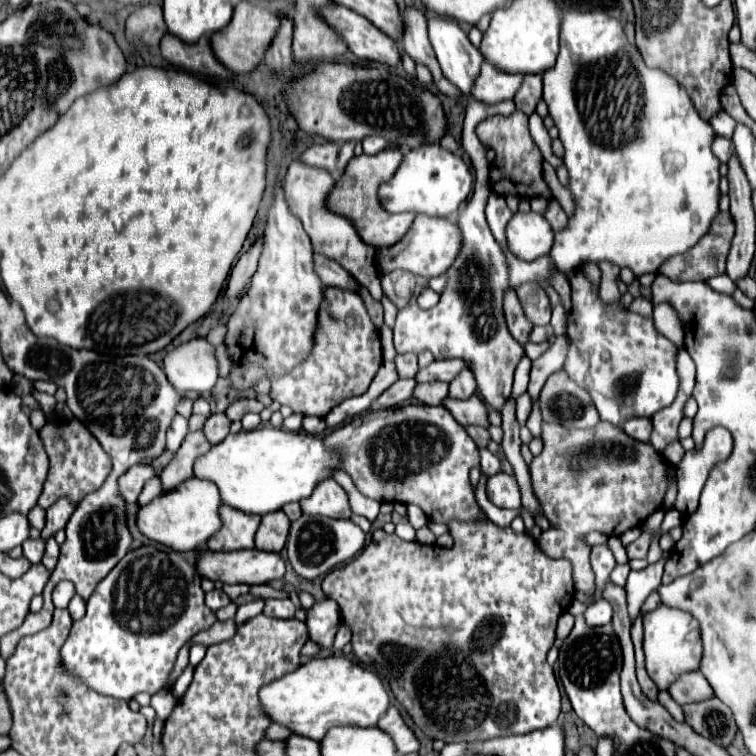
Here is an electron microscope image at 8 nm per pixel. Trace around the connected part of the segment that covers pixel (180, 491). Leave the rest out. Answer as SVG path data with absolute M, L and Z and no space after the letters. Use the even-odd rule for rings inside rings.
M191 478L179 484L179 488L159 494L155 500L151 500L151 504L139 506L137 528L149 540L159 542L167 548L173 548L177 552L203 548L207 538L221 528L219 504L221 504L221 498L215 482Z

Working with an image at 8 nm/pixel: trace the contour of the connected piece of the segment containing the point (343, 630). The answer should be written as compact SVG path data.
M341 624L339 632L337 632L337 636L335 636L333 648L335 648L337 652L341 652L341 648L343 648L349 640L351 640L351 630L349 630L349 626L347 626L347 624Z

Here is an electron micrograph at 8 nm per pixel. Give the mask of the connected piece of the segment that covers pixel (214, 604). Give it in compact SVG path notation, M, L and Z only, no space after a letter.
M213 590L213 592L207 592L205 594L205 604L213 610L213 612L217 612L219 608L223 608L223 606L227 606L231 600L229 600L229 596L223 592L223 590Z

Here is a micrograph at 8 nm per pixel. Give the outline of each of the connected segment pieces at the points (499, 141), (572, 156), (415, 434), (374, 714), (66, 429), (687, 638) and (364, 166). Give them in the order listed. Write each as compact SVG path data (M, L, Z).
M515 110L509 118L505 116L491 116L481 122L481 126L475 128L479 140L483 146L495 150L493 160L493 174L489 174L491 190L499 192L501 196L515 194L515 196L543 196L545 200L553 200L553 192L547 186L543 178L543 156L533 142L529 128L527 128L527 116L519 110Z
M579 10L565 12L561 22L557 62L553 68L543 72L543 100L547 102L549 114L555 120L555 126L559 128L559 138L565 146L563 162L565 162L569 176L571 176L569 190L573 192L573 196L577 200L577 208L575 208L573 218L569 218L569 224L565 230L555 234L555 244L549 252L549 256L555 260L555 264L559 264L559 268L571 270L571 268L577 268L585 260L591 260L591 262L609 260L621 268L631 268L635 272L635 276L639 278L645 272L655 272L655 268L659 268L667 258L671 258L679 252L687 252L691 246L695 246L701 240L701 236L707 234L711 220L719 214L719 198L721 198L721 190L719 190L719 178L721 178L719 176L719 164L721 162L711 152L711 144L713 144L717 134L711 128L711 124L705 122L697 114L685 88L677 80L673 80L673 76L669 76L667 72L659 70L659 68L647 68L645 66L639 50L635 46L629 46L625 32L617 20L613 20L605 12L579 12Z
M407 404L401 408L387 408L367 412L351 422L335 428L325 436L327 448L343 448L343 470L355 480L355 488L379 502L417 504L431 522L449 524L451 520L473 522L485 520L485 512L479 508L469 482L471 468L479 466L479 448L467 434L467 430L447 412L443 406Z
M345 656L311 658L295 672L265 684L259 690L259 700L271 722L311 740L321 740L331 726L375 726L389 708L389 694L382 678Z
M53 414L51 422L45 422L45 426L39 430L39 436L41 436L47 456L51 460L49 478L47 478L43 494L39 498L41 508L47 510L51 504L55 504L55 500L61 500L61 498L67 498L67 500L71 498L71 502L77 506L83 500L83 496L95 492L105 482L107 474L111 472L109 456L103 452L101 444L95 440L95 436L91 436L91 432L87 432L87 426L83 422L79 422L77 418L63 420L57 414Z
M661 604L643 618L643 652L649 678L659 690L667 690L683 672L699 670L699 660L703 656L699 622L689 612Z
M387 148L379 154L373 156L355 156L349 160L343 176L335 182L335 188L331 188L327 206L335 214L343 214L343 218L351 220L355 224L355 230L359 230L359 238L363 238L365 244L373 248L385 248L403 238L403 234L409 230L415 214L389 214L381 208L377 200L377 188L383 180L389 180L391 174L395 172L397 164L401 162L403 154L397 148Z

